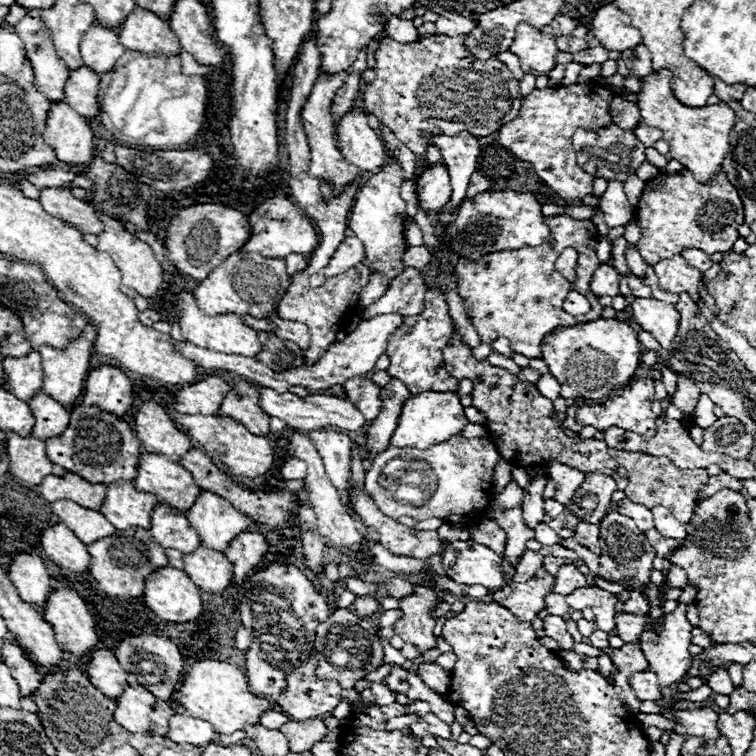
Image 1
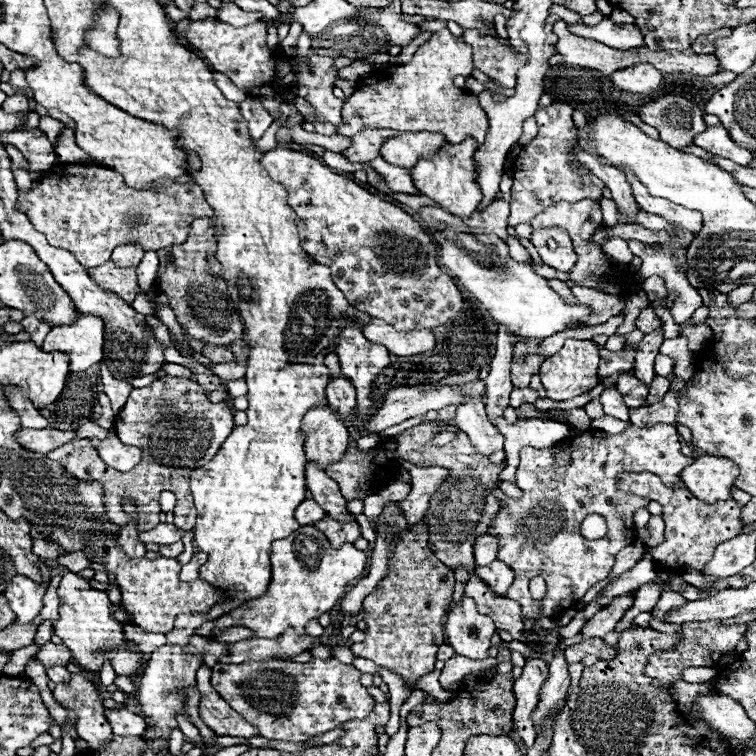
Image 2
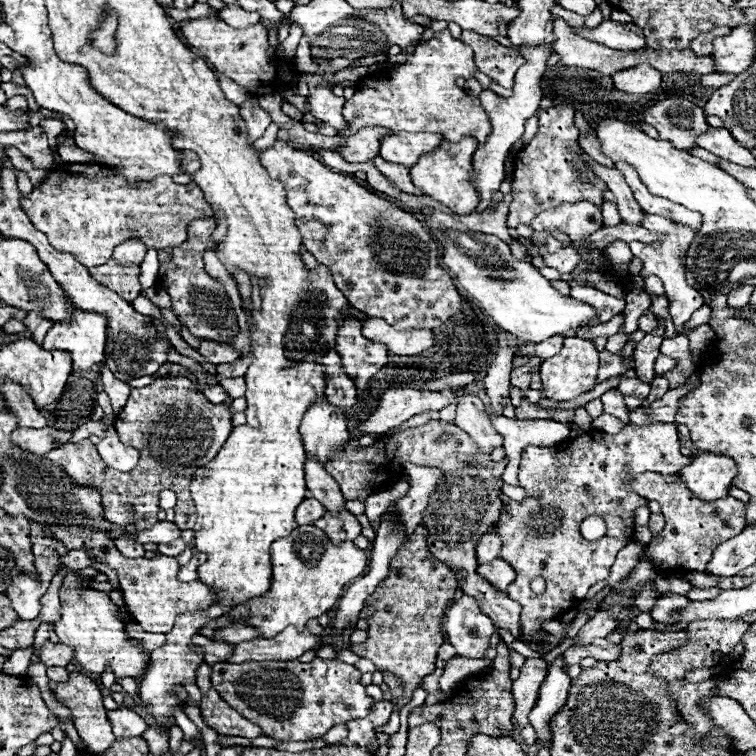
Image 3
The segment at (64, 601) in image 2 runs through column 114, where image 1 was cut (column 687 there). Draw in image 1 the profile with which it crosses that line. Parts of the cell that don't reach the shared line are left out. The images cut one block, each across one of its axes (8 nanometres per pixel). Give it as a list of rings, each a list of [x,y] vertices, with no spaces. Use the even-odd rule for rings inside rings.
[[[678,604],[674,612],[666,614],[666,618],[664,618],[664,630],[660,632],[658,638],[652,632],[642,632],[642,636],[640,636],[640,648],[644,652],[644,658],[648,660],[648,670],[654,670],[658,674],[658,684],[662,688],[668,688],[670,684],[682,680],[684,674],[692,666],[692,656],[688,652],[690,632],[692,632],[692,624],[686,620],[686,606],[684,604]]]

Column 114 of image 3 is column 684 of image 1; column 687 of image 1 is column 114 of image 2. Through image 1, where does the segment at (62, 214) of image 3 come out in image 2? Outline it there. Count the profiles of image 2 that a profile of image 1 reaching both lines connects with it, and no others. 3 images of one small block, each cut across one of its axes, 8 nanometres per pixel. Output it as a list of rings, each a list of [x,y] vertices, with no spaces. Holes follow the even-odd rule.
[[[60,162],[46,176],[32,184],[30,192],[18,192],[18,208],[30,218],[34,228],[46,234],[54,248],[68,250],[86,266],[100,266],[110,260],[116,246],[138,242],[144,250],[162,250],[186,242],[188,228],[196,218],[210,218],[214,210],[204,200],[200,186],[194,182],[176,184],[160,180],[156,190],[136,190],[126,186],[124,178],[96,162]]]

